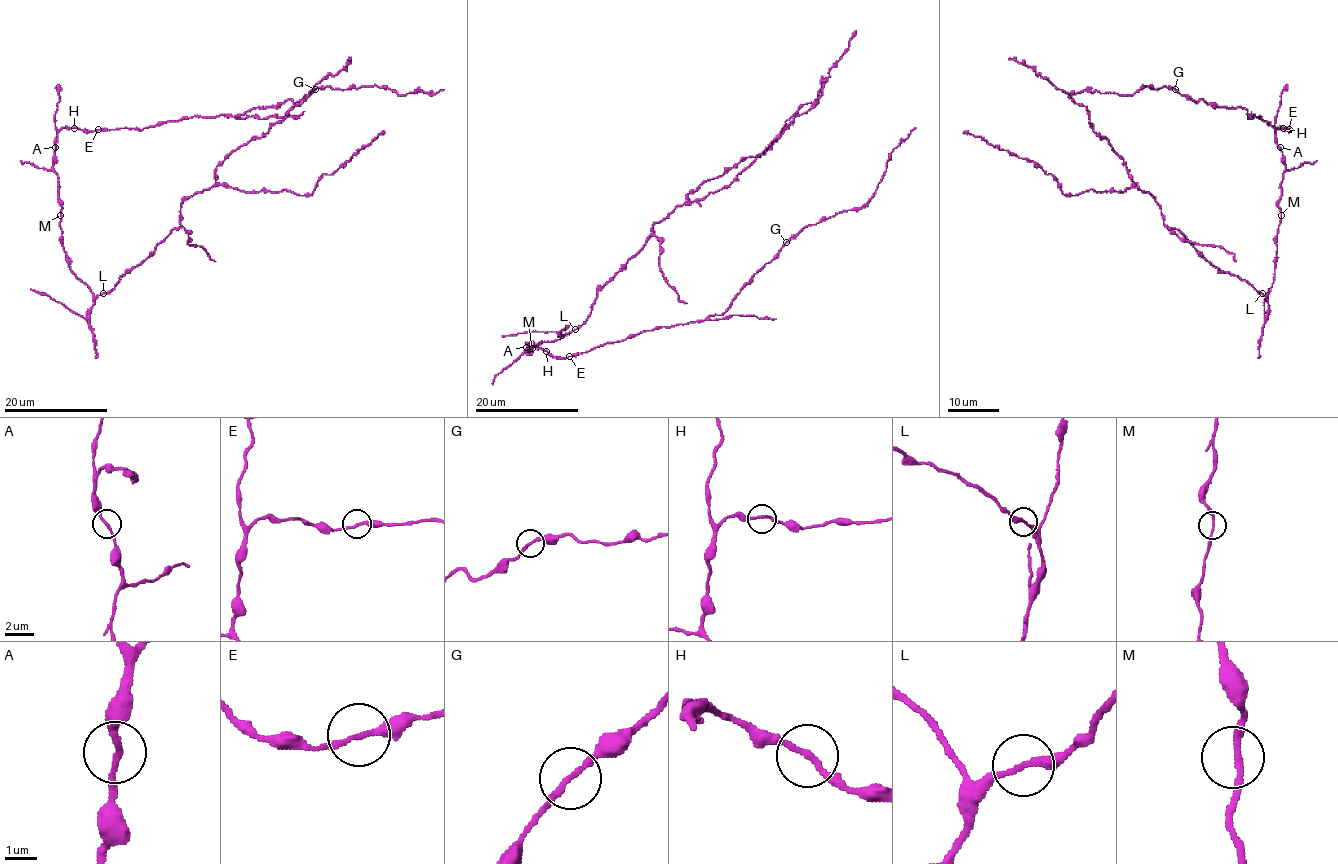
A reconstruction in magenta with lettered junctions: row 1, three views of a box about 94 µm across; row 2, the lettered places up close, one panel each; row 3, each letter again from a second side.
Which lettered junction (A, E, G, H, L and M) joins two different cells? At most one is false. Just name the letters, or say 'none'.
none

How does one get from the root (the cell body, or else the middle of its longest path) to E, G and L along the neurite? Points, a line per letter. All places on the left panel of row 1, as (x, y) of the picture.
E: (61, 215), (58, 173), (52, 167), (56, 134), (65, 127), (90, 132), (98, 129)
G: (61, 215), (52, 156), (65, 127), (142, 129), (191, 116), (236, 116), (298, 102), (315, 89)
L: (61, 215), (61, 240), (69, 269), (95, 296), (103, 293)

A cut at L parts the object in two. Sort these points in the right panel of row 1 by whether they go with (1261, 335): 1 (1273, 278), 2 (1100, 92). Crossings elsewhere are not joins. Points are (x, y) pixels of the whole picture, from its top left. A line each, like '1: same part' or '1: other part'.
1: same part
2: same part

